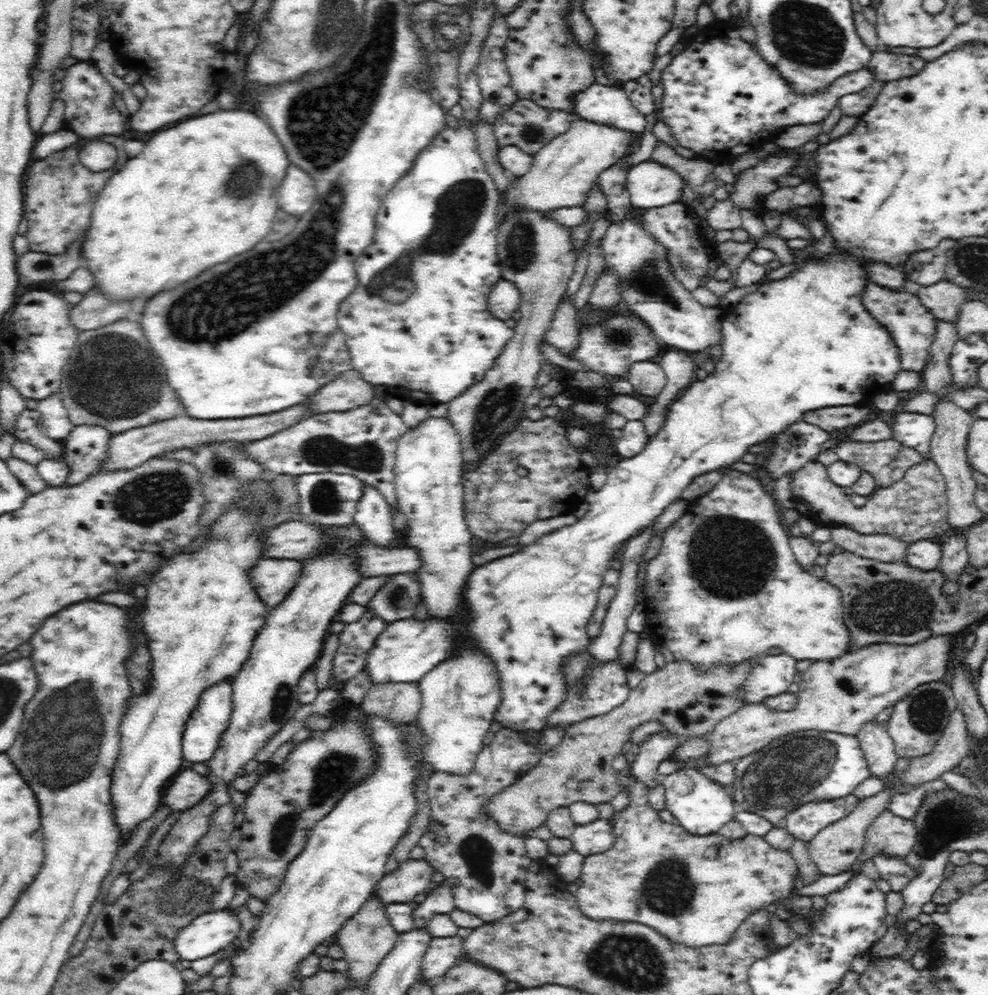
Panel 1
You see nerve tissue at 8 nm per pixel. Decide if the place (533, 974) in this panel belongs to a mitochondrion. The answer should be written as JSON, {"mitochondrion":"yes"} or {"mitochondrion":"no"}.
{"mitochondrion":"no"}

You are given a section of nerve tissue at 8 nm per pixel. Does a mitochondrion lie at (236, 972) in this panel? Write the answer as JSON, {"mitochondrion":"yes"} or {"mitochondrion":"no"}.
{"mitochondrion":"no"}

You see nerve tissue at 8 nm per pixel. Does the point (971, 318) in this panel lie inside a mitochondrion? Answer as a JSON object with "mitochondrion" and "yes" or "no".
{"mitochondrion":"no"}

